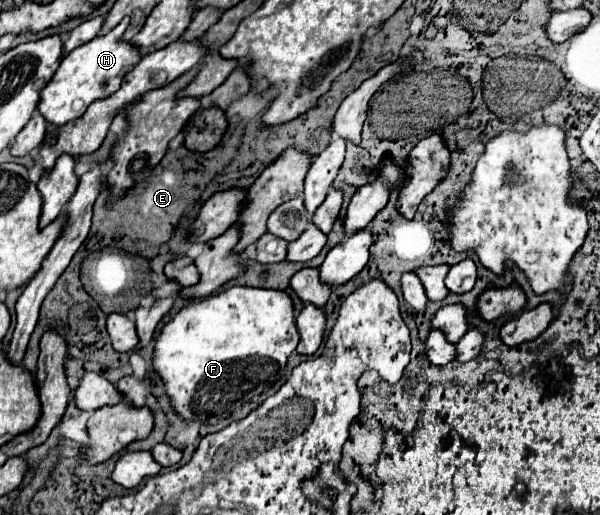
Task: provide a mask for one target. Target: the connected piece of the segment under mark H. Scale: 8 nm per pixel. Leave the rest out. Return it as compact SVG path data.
M123 18L105 36L97 36L91 42L81 44L79 48L63 56L59 70L55 72L51 82L43 88L41 102L37 106L37 110L47 118L47 122L63 126L71 120L77 120L85 114L89 104L93 104L95 100L109 98L121 88L121 80L135 68L135 62L143 58L141 48L137 44L133 44L131 40L123 40L129 22L131 18Z

